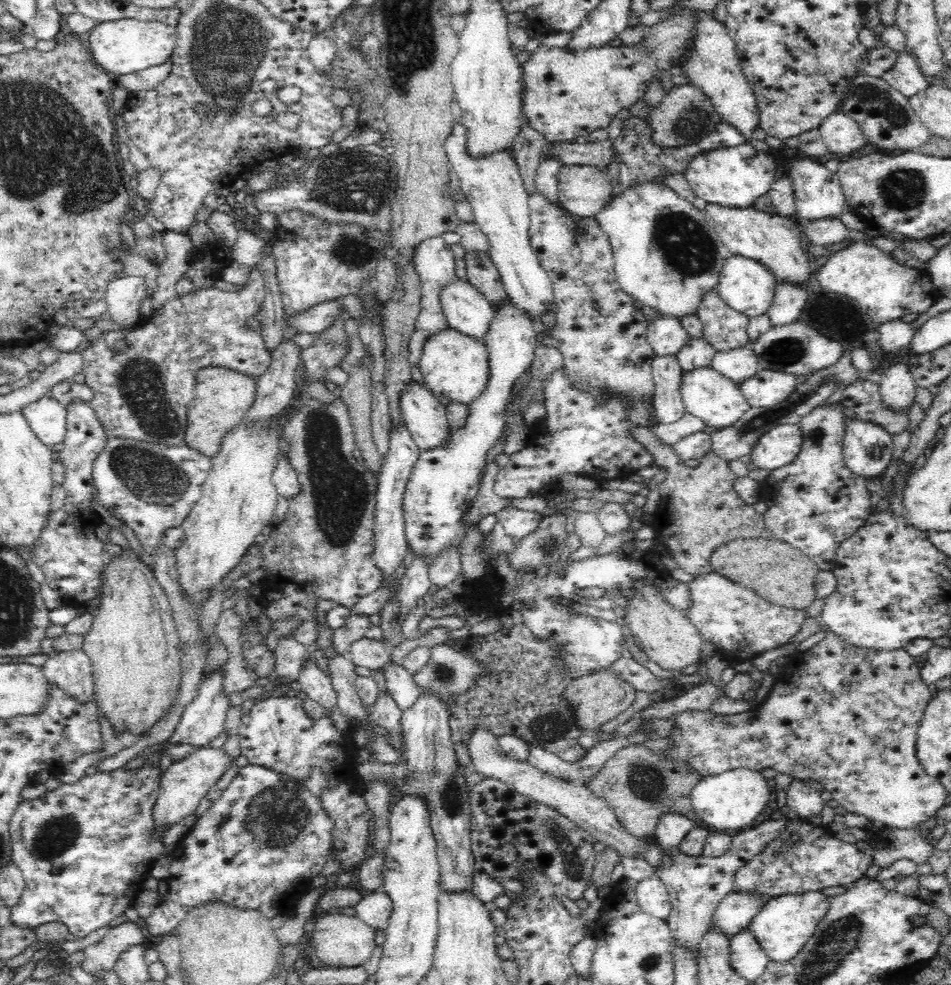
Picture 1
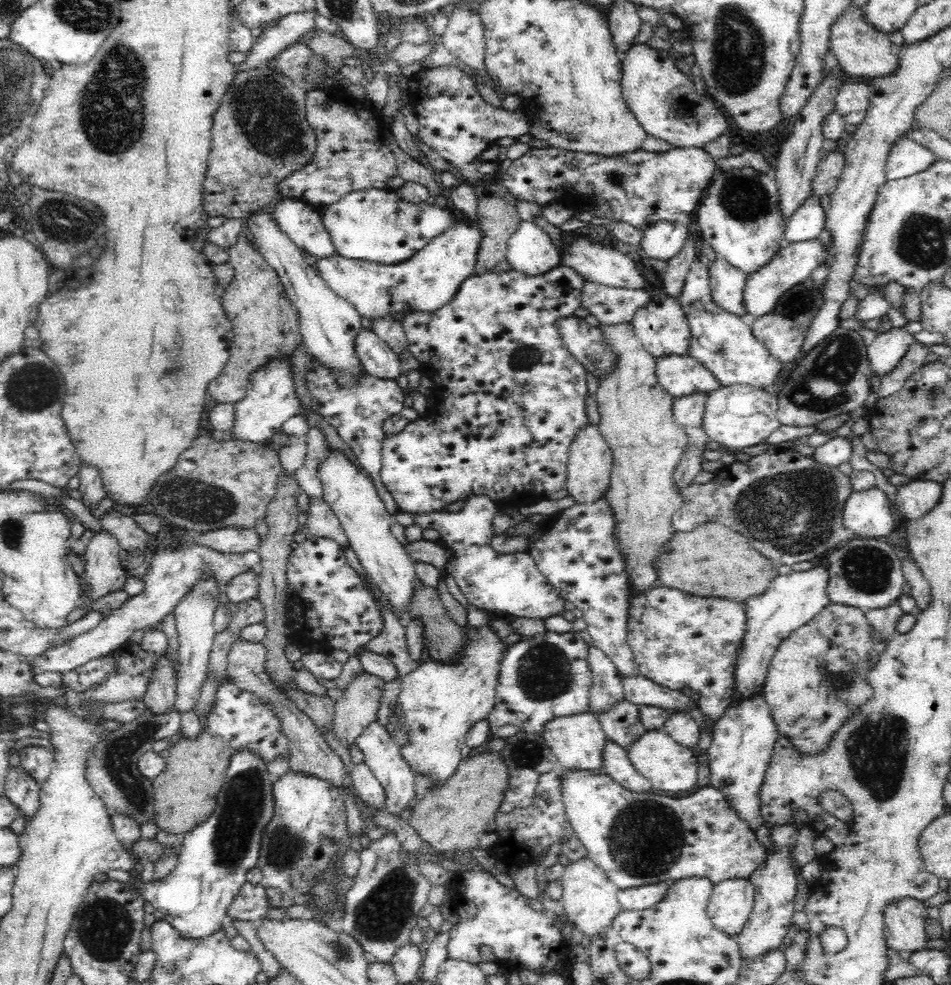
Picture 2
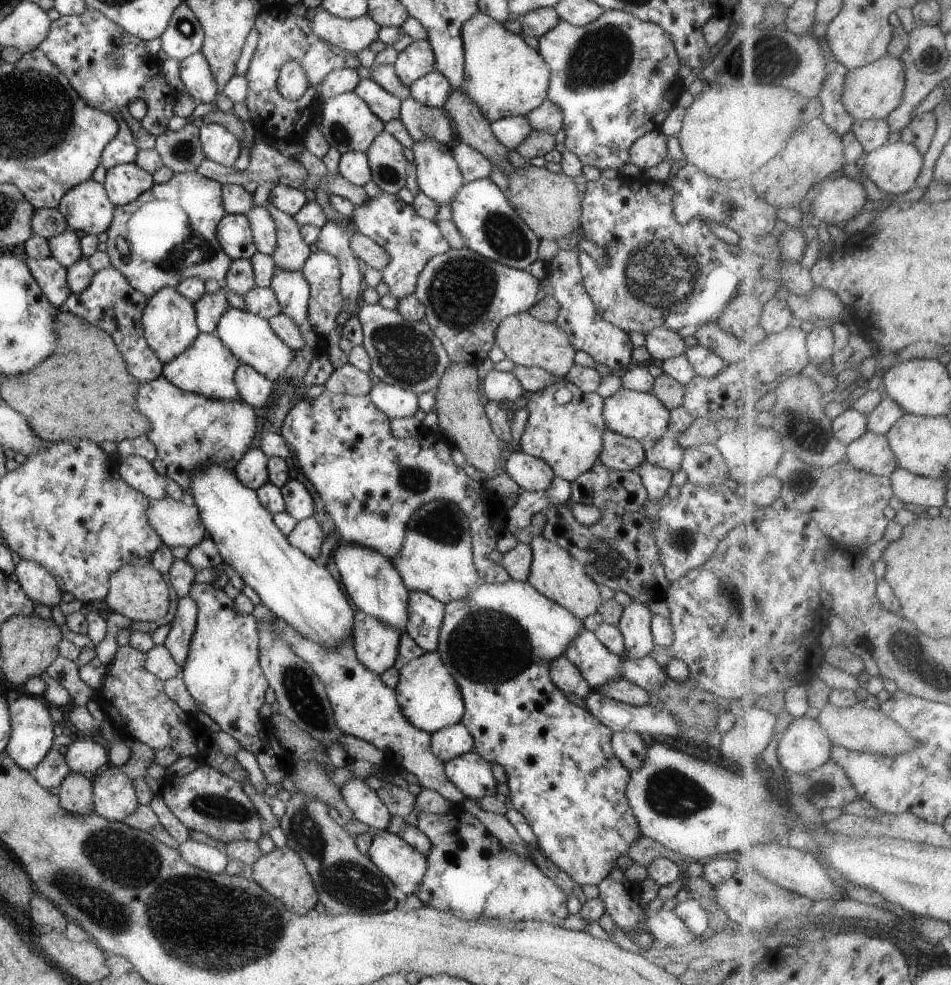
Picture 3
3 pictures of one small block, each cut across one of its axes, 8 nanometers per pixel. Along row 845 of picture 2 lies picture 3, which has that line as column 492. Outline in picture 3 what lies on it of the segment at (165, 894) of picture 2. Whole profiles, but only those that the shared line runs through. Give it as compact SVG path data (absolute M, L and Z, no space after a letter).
M478 179L466 183L452 198L450 202L452 213L451 220L460 230L466 248L476 252L481 257L494 262L500 262L510 268L529 271L529 267L537 260L539 238L528 228L528 225L516 214L509 200L504 196L502 190L490 179Z

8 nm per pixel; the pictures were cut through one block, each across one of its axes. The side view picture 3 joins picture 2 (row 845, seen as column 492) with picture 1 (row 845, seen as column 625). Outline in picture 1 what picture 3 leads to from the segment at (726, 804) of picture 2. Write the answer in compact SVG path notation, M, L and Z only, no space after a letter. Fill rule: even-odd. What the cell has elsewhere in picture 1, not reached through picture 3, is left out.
M793 819L775 839L766 845L766 848L763 848L760 854L753 856L746 864L738 868L737 872L734 873L732 891L738 893L757 892L757 894L769 899L788 894L820 891L828 886L846 886L864 877L866 870L872 866L872 862L871 853L864 853L854 843L851 844L836 838L828 826L813 825L810 822L804 823ZM796 834L801 838L799 843L790 845L788 838L792 838Z

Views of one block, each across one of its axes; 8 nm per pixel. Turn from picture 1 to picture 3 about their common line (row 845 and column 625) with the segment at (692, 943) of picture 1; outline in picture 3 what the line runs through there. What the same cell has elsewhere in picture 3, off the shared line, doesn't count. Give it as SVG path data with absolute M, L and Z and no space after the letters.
M616 731L612 733L612 750L615 751L616 758L620 758L624 766L632 772L638 770L644 762L646 750L649 743L644 740L644 736L634 731Z

